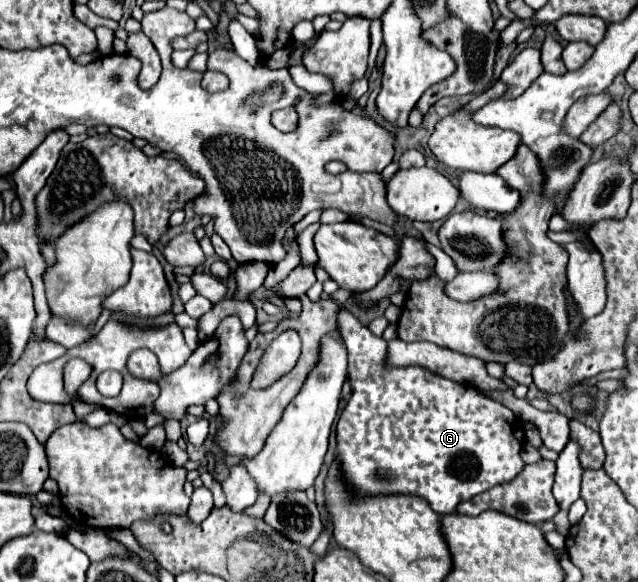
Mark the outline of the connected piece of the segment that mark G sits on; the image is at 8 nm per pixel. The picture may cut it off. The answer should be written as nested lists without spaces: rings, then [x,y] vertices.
[[[341,308],[339,328],[349,352],[349,380],[353,394],[337,422],[337,458],[343,476],[359,494],[415,494],[429,502],[437,514],[455,512],[463,500],[497,484],[515,480],[525,468],[521,458],[523,426],[507,406],[481,394],[467,384],[455,384],[449,378],[419,366],[389,366],[387,342],[377,338],[349,310]]]

